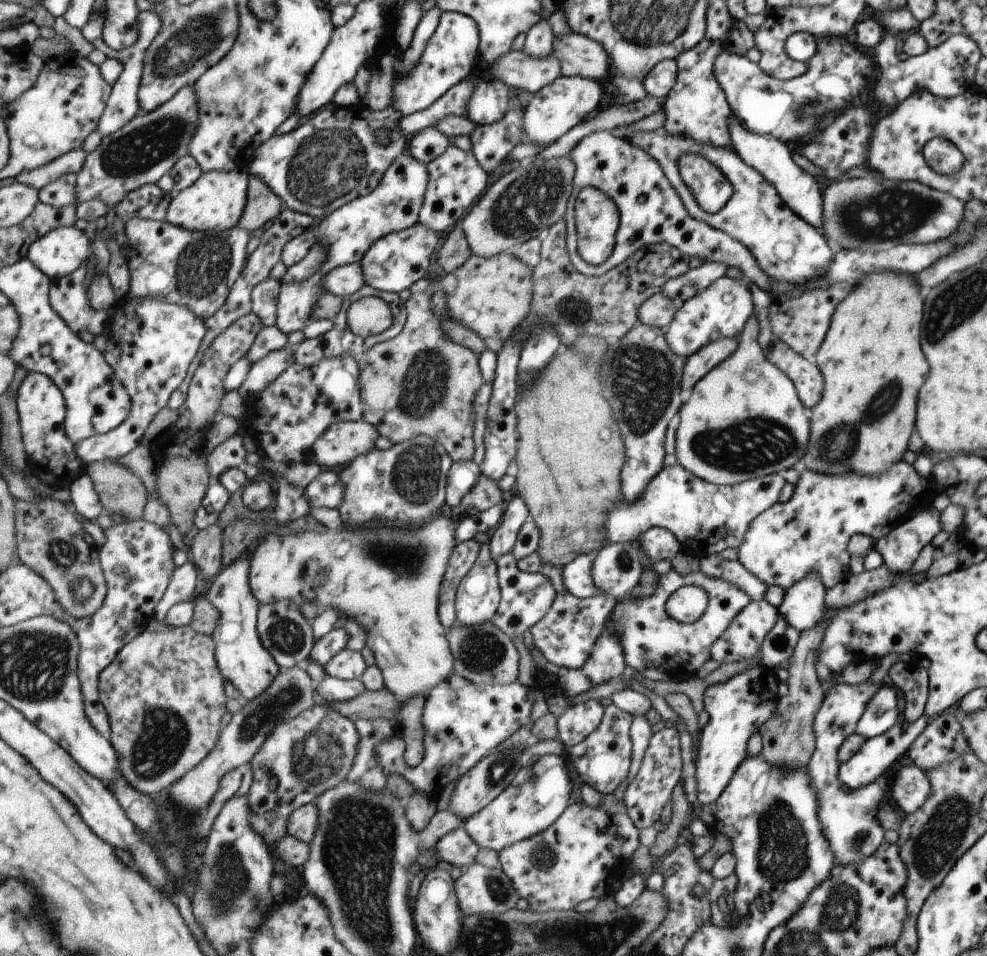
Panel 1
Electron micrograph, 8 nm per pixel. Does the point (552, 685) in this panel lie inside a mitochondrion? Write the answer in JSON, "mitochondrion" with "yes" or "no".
{"mitochondrion":"no"}

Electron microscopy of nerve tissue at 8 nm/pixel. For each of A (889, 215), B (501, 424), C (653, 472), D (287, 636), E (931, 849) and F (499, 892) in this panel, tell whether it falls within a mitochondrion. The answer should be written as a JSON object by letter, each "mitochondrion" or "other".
{"A":"mitochondrion","B":"other","C":"other","D":"mitochondrion","E":"mitochondrion","F":"mitochondrion"}

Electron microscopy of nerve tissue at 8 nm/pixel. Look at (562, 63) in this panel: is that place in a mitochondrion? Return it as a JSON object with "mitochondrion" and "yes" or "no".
{"mitochondrion":"no"}

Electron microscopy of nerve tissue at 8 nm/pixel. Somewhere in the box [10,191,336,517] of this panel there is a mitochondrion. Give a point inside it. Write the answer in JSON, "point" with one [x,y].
{"point":[203,265]}

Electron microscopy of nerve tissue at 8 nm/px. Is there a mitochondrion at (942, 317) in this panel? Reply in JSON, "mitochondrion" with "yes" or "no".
{"mitochondrion":"yes"}

